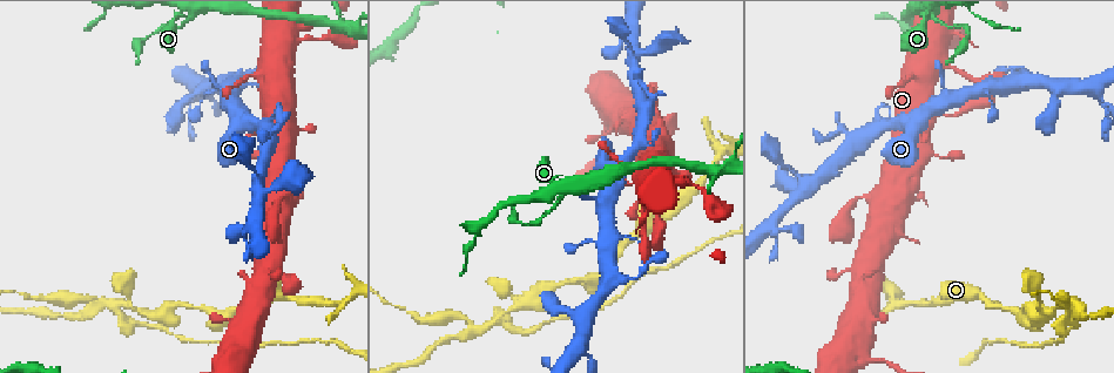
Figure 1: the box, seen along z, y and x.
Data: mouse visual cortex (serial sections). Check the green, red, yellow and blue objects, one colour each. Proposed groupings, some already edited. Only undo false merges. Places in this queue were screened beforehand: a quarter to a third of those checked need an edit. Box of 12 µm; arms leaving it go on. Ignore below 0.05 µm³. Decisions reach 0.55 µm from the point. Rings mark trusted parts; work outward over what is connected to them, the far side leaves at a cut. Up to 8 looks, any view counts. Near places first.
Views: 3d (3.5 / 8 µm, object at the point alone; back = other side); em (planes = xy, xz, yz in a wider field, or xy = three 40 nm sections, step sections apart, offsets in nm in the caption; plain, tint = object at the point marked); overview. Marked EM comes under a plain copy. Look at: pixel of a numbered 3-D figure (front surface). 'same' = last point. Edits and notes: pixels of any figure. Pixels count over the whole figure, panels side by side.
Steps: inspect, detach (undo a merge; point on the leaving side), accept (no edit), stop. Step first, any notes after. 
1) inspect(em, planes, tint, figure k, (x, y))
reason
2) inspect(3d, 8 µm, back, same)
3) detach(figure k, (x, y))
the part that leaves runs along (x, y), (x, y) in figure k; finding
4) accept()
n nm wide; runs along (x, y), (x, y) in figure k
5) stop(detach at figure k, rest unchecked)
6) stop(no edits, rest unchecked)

inspect(3d, 3.5 µm, figure 1, (187, 18))
sharp bend

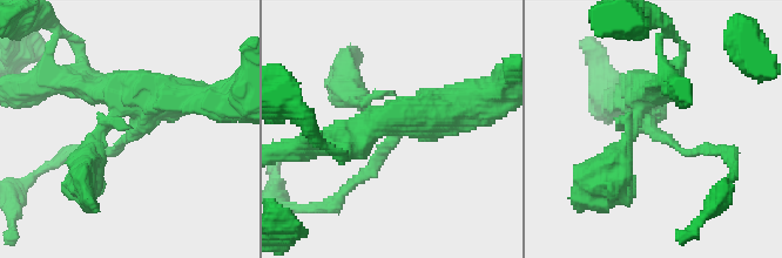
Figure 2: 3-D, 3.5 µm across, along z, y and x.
inspect(em, xy, step 5, tint, figure 2, (131, 133))
arms of 150, 250 nm

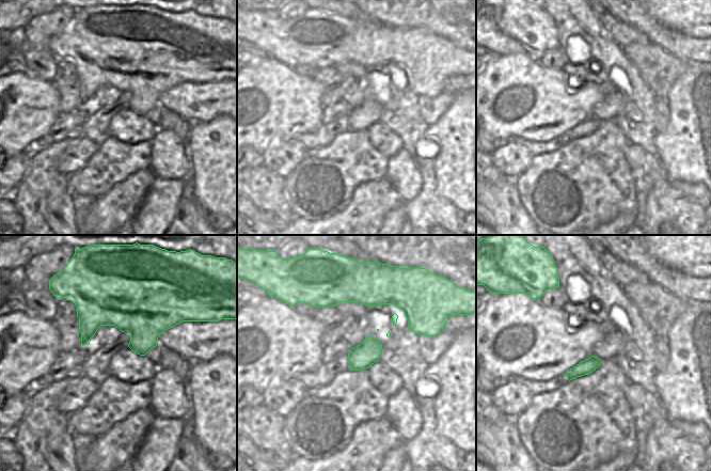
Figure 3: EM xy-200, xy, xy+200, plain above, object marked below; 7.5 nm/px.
inspect(em, planes, tint, same)
cut it another way

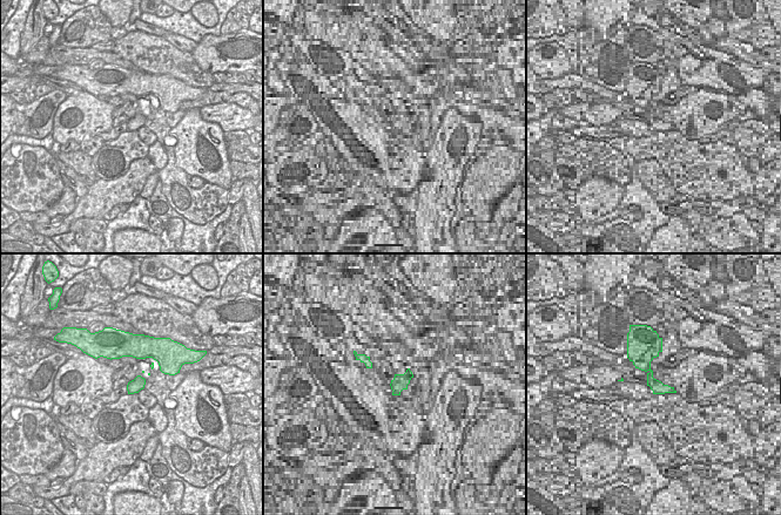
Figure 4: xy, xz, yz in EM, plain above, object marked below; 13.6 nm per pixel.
detach(figure 2, (349, 187))
the part that leaves runs along (375, 157), (331, 205), (291, 205) in figure 2; a second cell is stuck on

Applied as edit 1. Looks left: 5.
inspect(overview)
redraw

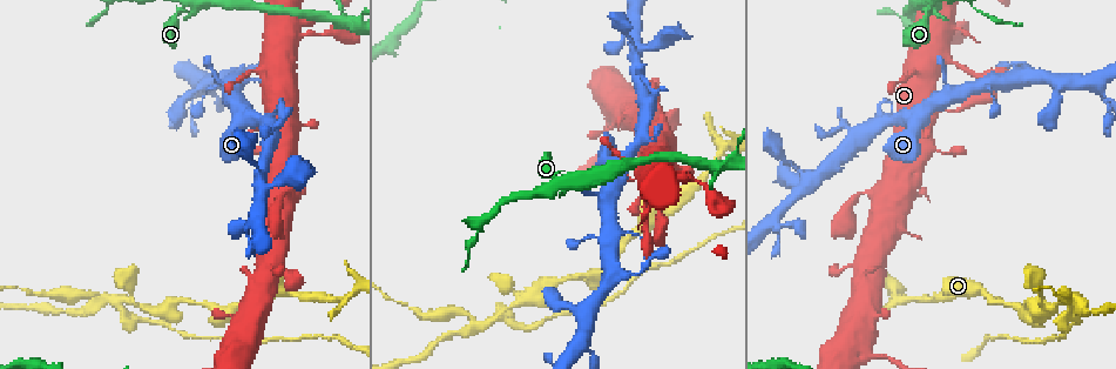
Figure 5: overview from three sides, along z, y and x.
inspect(3d, 3.5 µm, figure 5, (341, 20))
a fork

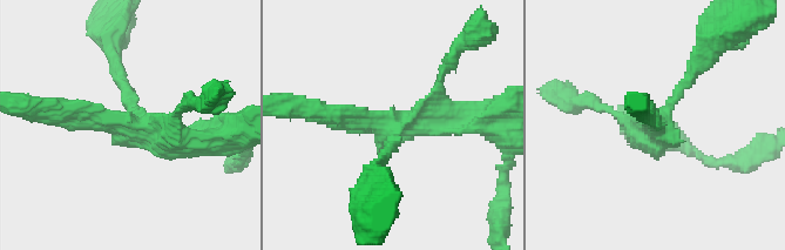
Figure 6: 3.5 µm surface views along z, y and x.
inspect(em, xy, step 2, tint, figure 6, (395, 121))
3 arms; arms of 150, 250, 300 nm

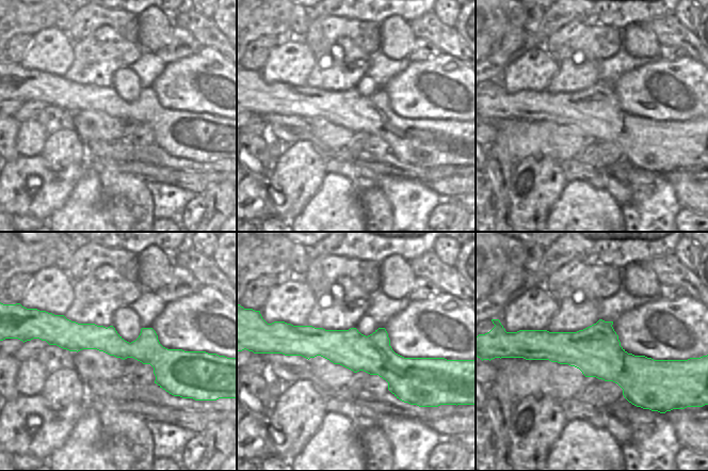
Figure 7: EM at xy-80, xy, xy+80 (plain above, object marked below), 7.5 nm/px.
inspect(em, xy, step 5, tint, same)
another direction

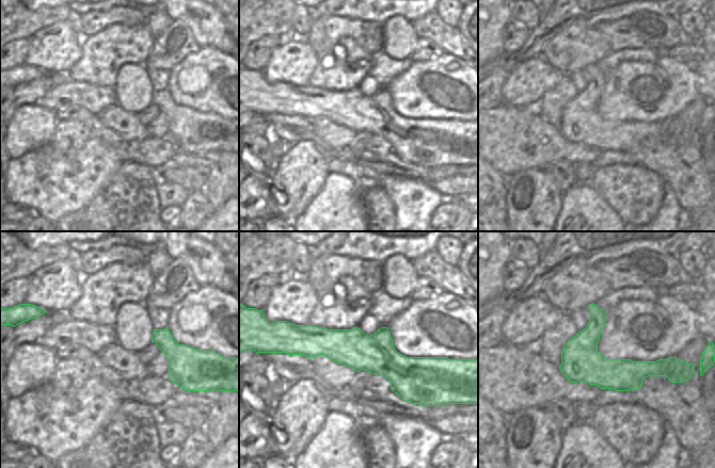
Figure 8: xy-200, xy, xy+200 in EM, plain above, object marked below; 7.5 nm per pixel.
accept()
all the same cell

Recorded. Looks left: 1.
stop(detach at figure 2, rest unchecked)

